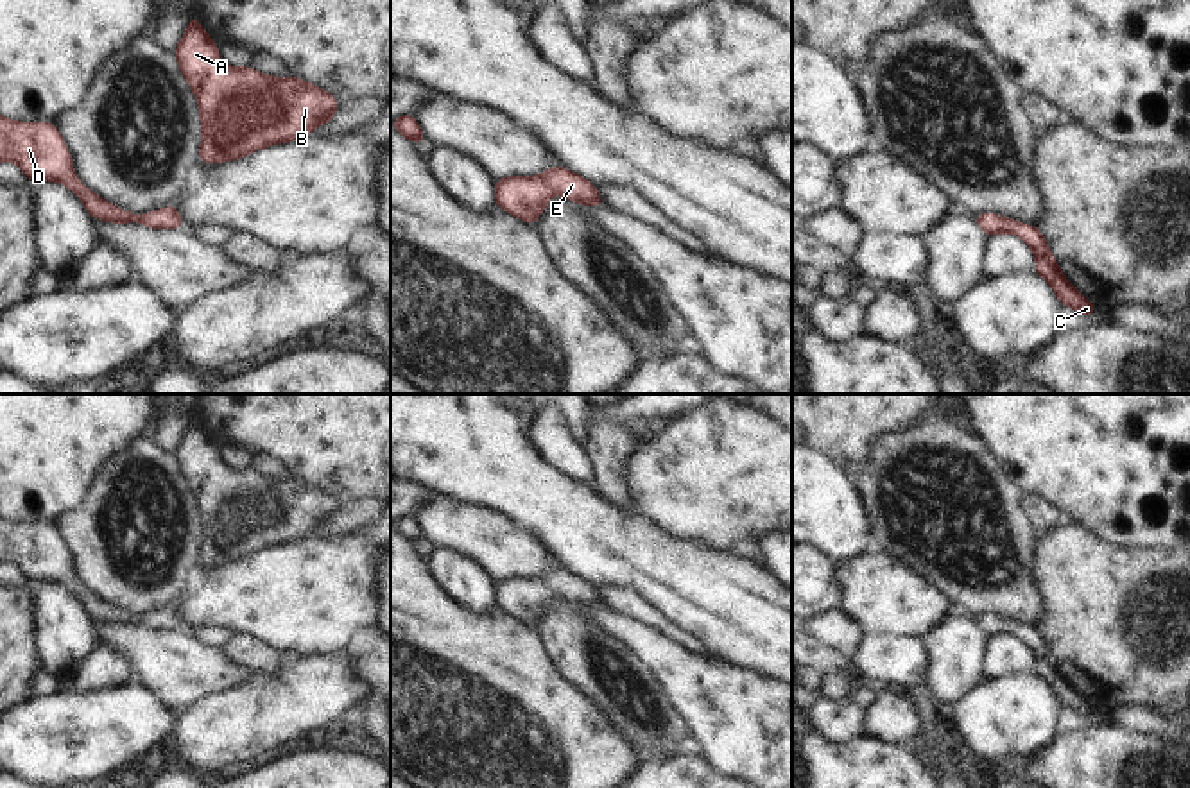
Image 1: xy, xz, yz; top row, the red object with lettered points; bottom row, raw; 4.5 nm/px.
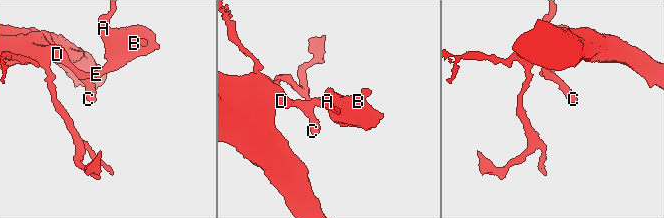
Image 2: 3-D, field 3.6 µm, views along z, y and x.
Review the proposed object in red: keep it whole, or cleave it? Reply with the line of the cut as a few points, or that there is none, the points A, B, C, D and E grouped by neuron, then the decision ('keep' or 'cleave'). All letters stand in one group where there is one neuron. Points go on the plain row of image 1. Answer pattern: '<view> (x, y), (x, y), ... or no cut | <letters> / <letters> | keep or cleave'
no cut | A B C D E | keep

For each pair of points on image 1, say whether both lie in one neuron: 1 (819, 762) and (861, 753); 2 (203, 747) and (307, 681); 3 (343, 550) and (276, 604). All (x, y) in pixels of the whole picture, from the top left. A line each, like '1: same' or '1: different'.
1: same
2: same
3: same

